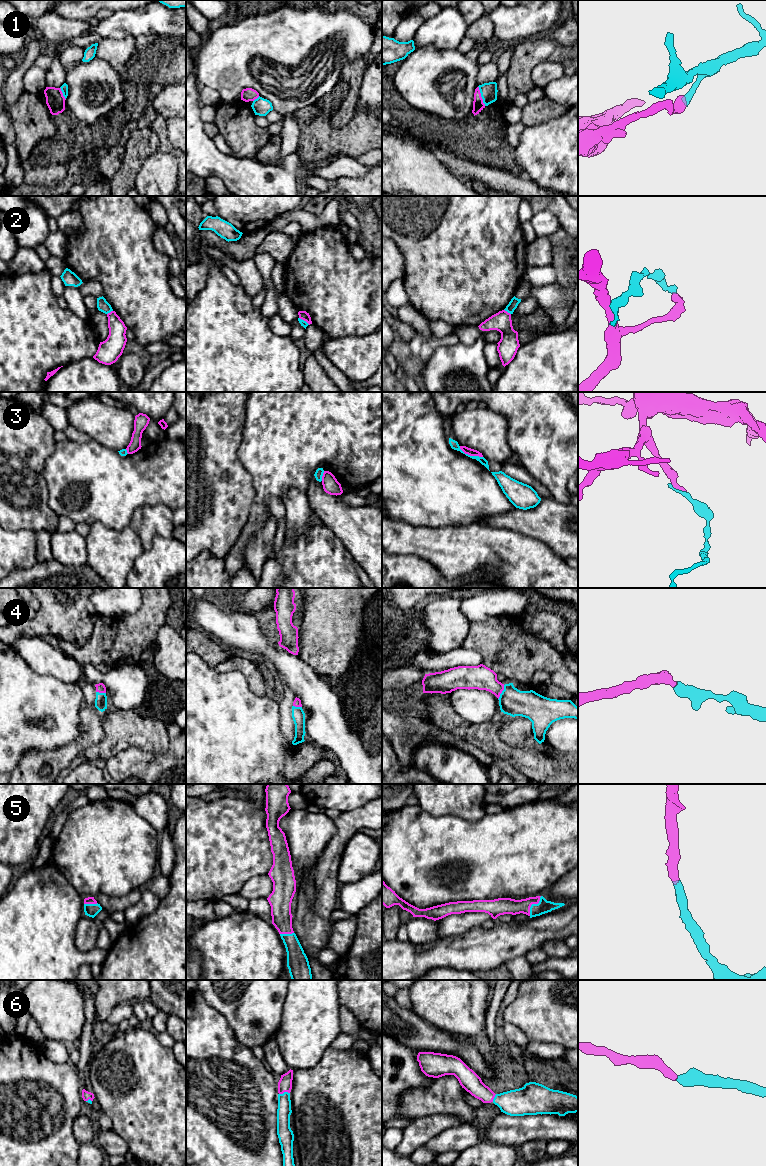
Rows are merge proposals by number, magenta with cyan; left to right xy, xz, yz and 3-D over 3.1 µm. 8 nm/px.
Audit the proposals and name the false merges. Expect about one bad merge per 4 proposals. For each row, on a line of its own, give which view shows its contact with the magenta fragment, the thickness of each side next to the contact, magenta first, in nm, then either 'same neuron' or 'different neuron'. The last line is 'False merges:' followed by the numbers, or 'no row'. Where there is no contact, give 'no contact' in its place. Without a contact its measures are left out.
1: yz | 90/130 nm | different neuron
2: yz | 160/70 nm | different neuron
3: yz | 60/70 nm | different neuron
4: yz | 200/220 nm | same neuron
5: yz | 140/110 nm | same neuron
6: xz | 110/120 nm | same neuron
False merges: 1, 2, 3

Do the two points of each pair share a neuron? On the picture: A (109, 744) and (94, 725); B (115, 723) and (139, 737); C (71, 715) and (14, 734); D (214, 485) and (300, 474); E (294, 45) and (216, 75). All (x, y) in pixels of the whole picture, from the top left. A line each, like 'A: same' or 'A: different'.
A: different
B: same
C: same
D: different
E: same

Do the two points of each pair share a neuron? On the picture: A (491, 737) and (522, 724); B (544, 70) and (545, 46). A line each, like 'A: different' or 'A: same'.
A: different
B: different

